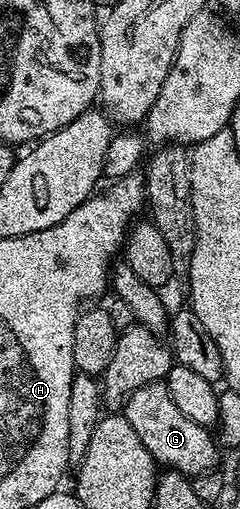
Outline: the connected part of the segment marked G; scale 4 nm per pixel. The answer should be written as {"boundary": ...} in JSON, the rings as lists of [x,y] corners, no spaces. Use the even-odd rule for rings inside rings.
{"boundary":[[[163,381],[135,389],[123,404],[123,414],[131,421],[131,429],[135,429],[139,441],[147,445],[147,453],[151,453],[154,463],[162,468],[192,477],[218,466],[219,443],[214,432],[203,425],[195,425],[191,417],[183,417],[175,401],[171,401],[171,393]]]}

